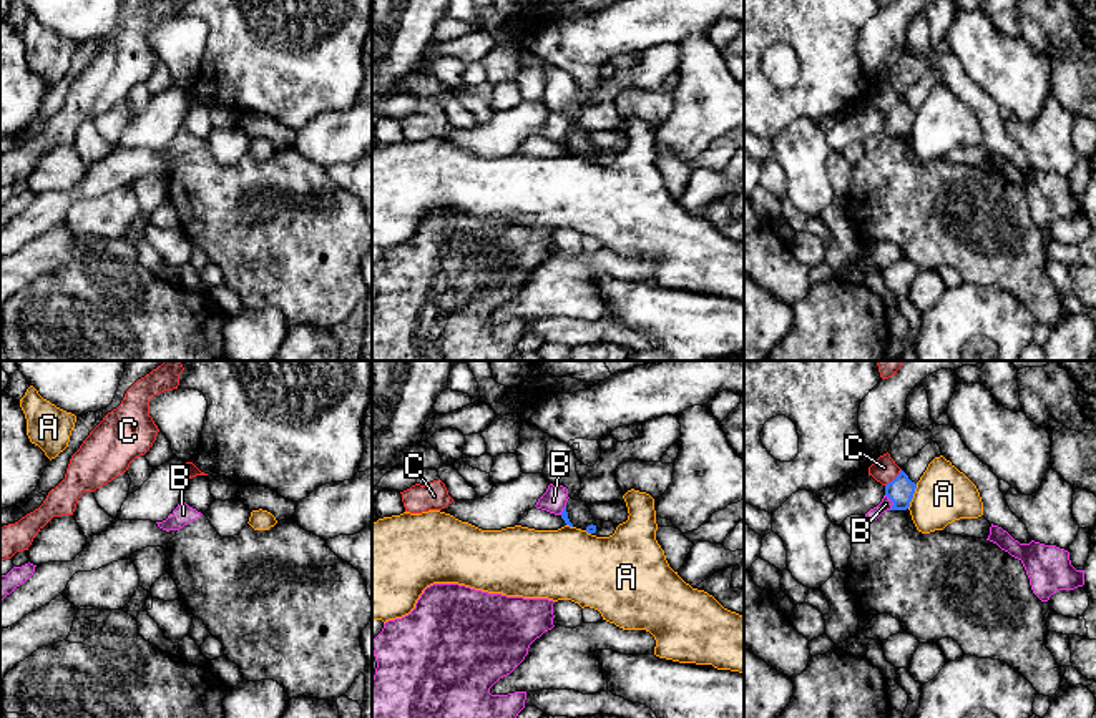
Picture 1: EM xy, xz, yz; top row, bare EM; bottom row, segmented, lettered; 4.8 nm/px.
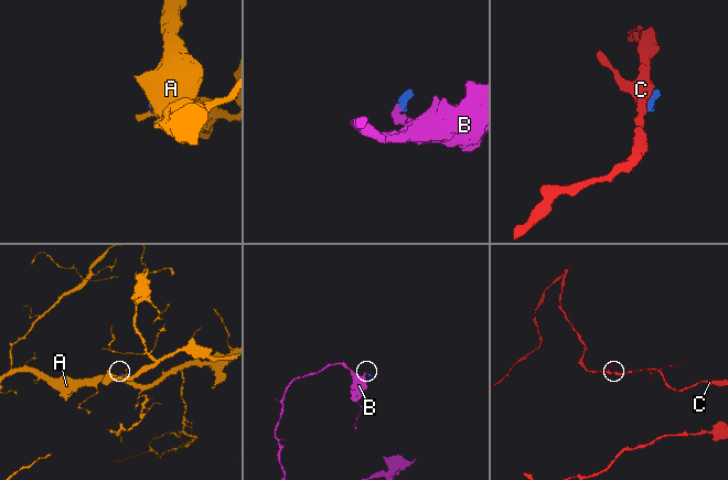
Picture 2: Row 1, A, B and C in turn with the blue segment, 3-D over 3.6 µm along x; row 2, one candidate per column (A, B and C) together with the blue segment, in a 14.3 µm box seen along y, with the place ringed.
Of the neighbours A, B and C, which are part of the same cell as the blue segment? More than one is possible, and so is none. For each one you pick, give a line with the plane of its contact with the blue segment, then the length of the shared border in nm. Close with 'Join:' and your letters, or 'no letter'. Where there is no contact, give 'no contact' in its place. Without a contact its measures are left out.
B: meets blue in yz; contact 80 nm long
Join: B

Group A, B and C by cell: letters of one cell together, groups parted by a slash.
A / B / C

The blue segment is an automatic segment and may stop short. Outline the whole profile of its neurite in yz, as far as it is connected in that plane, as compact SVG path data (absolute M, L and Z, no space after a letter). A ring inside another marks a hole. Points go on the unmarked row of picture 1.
M900 98L900 101L885 113L885 123L882 130L865 141L865 148L877 148L887 138L907 138L913 126L917 111Z

